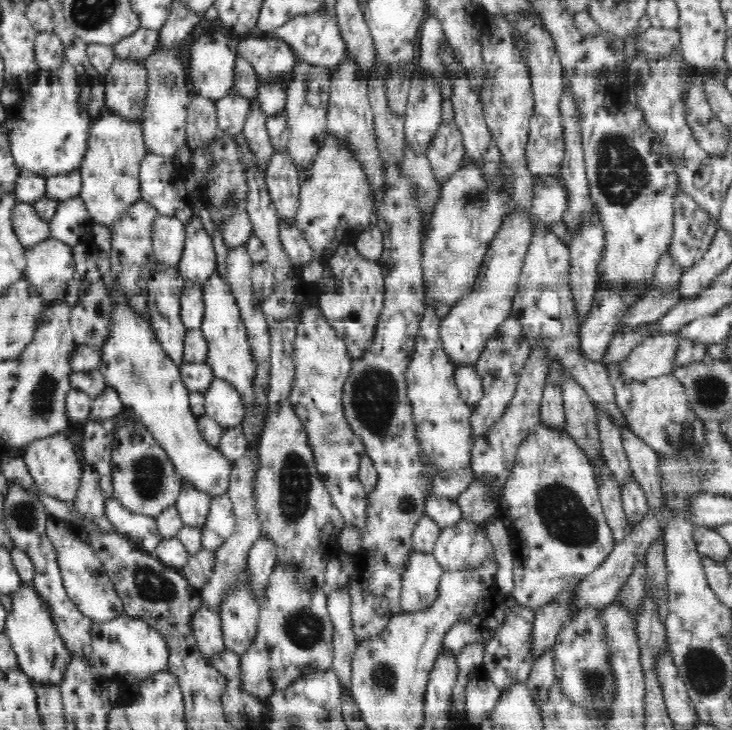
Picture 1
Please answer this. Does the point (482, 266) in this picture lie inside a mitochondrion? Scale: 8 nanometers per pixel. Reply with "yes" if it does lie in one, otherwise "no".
no

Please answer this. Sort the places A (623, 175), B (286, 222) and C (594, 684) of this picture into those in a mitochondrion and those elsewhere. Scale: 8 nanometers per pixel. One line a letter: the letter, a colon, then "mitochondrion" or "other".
A: mitochondrion
B: other
C: mitochondrion

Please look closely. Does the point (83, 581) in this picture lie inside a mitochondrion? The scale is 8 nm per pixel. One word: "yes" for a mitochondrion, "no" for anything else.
no

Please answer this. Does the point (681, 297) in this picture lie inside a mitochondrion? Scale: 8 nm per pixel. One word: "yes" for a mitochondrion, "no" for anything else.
no

